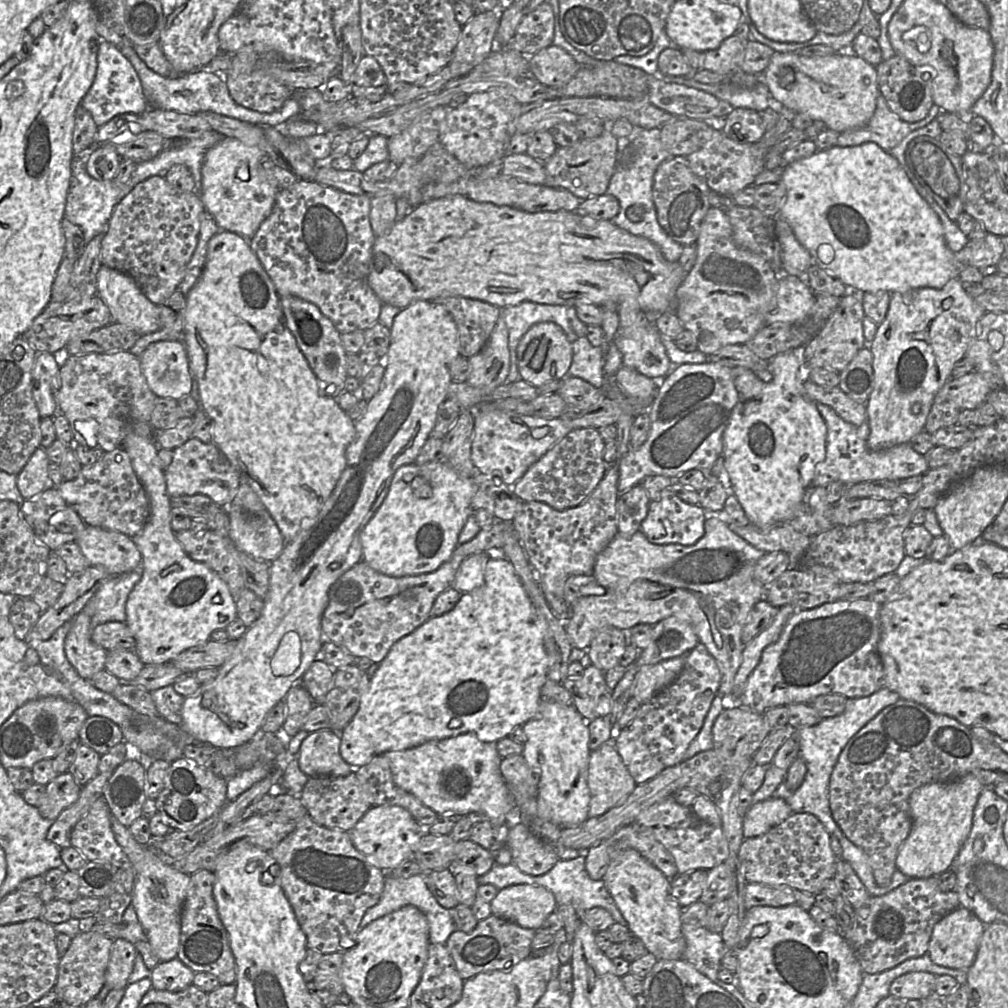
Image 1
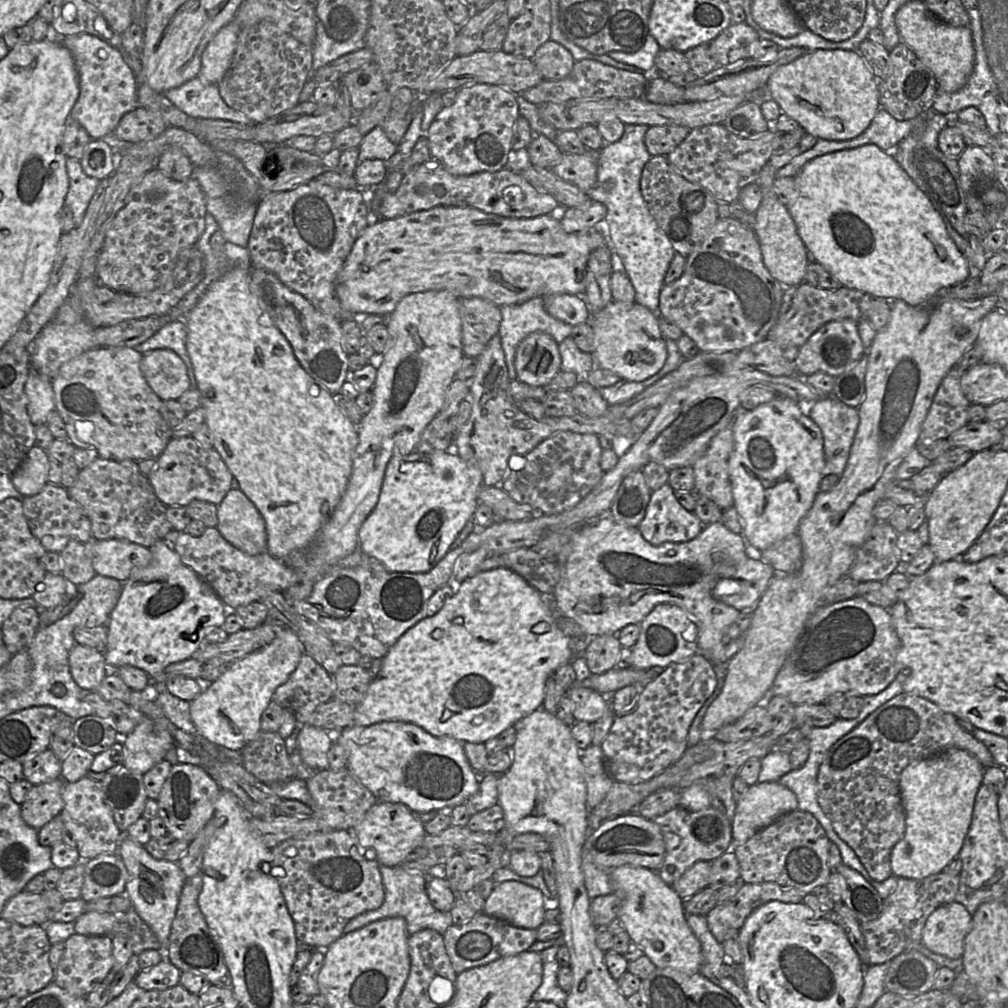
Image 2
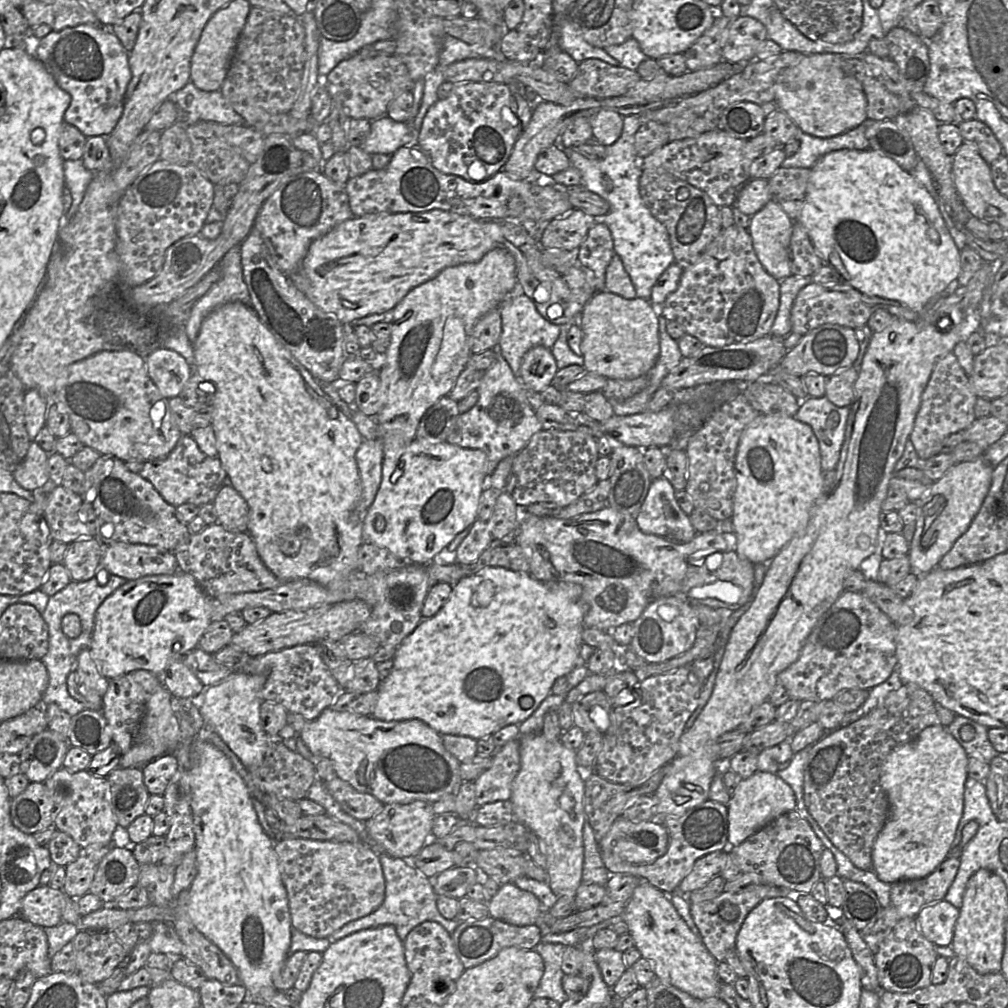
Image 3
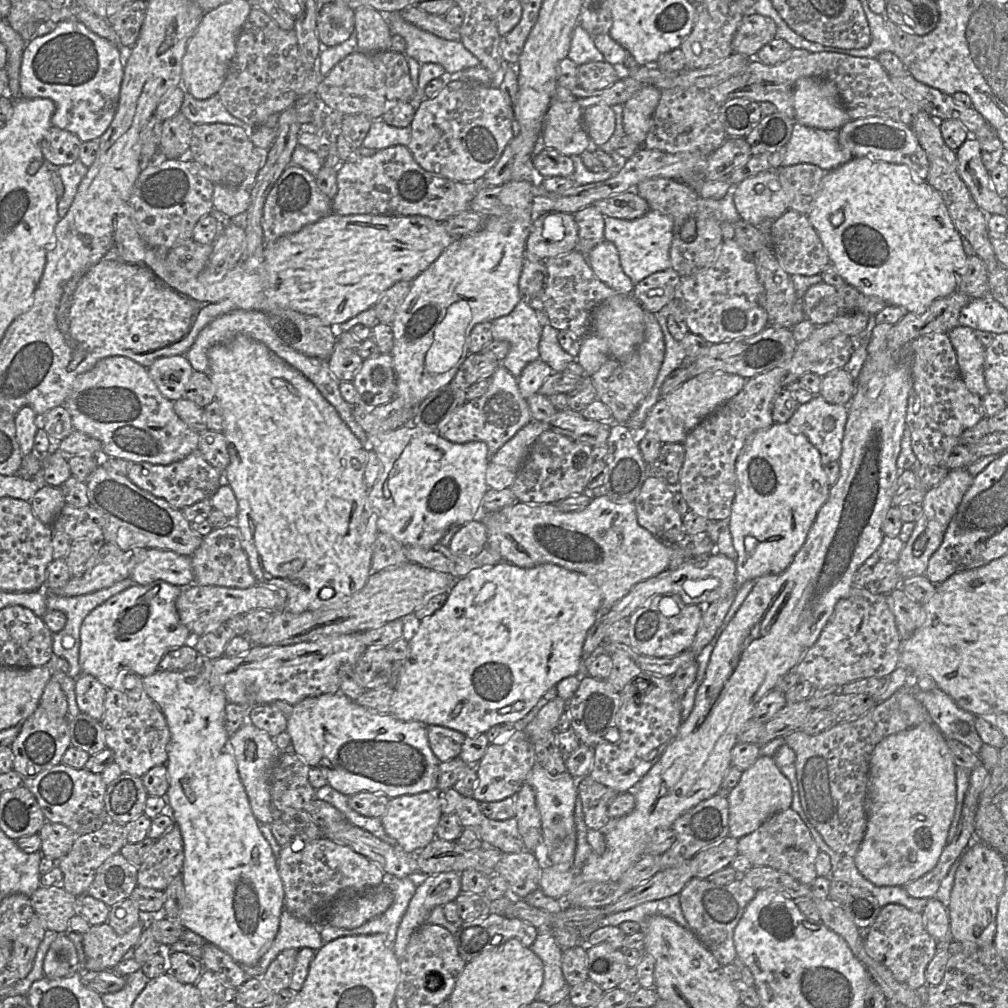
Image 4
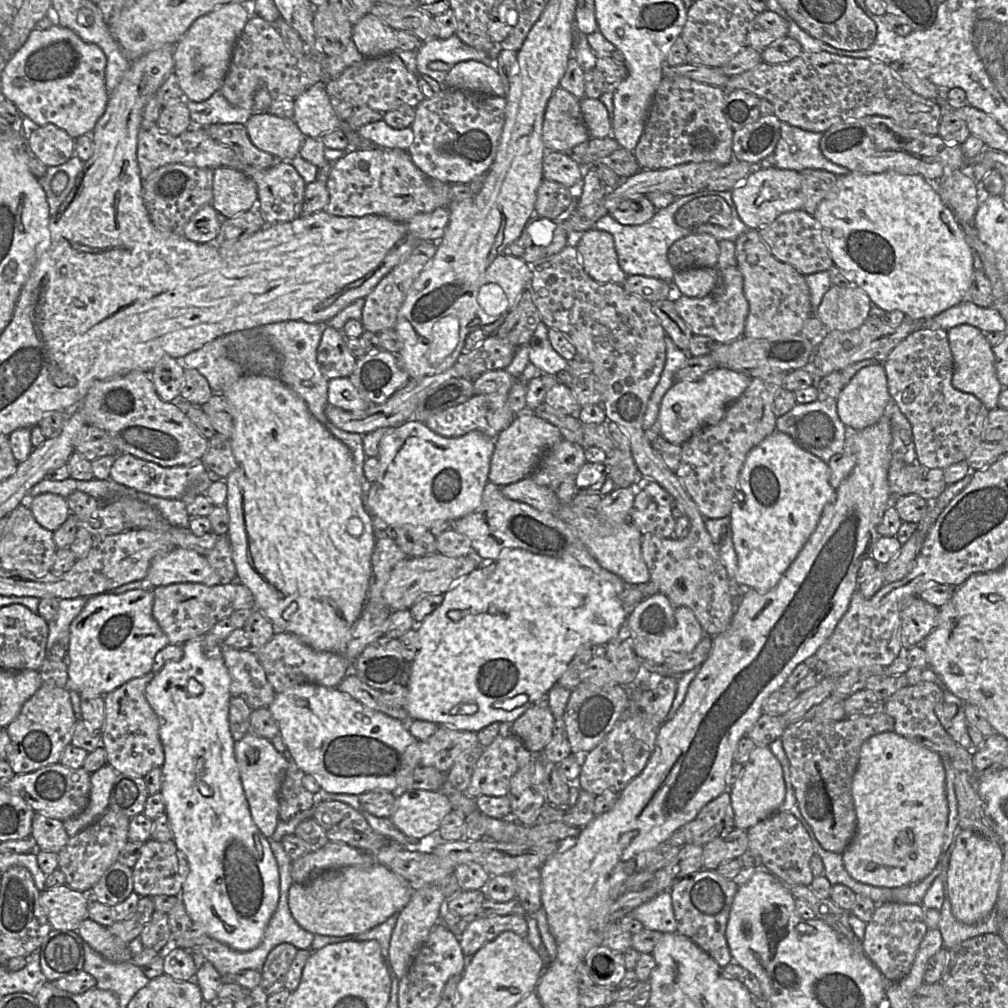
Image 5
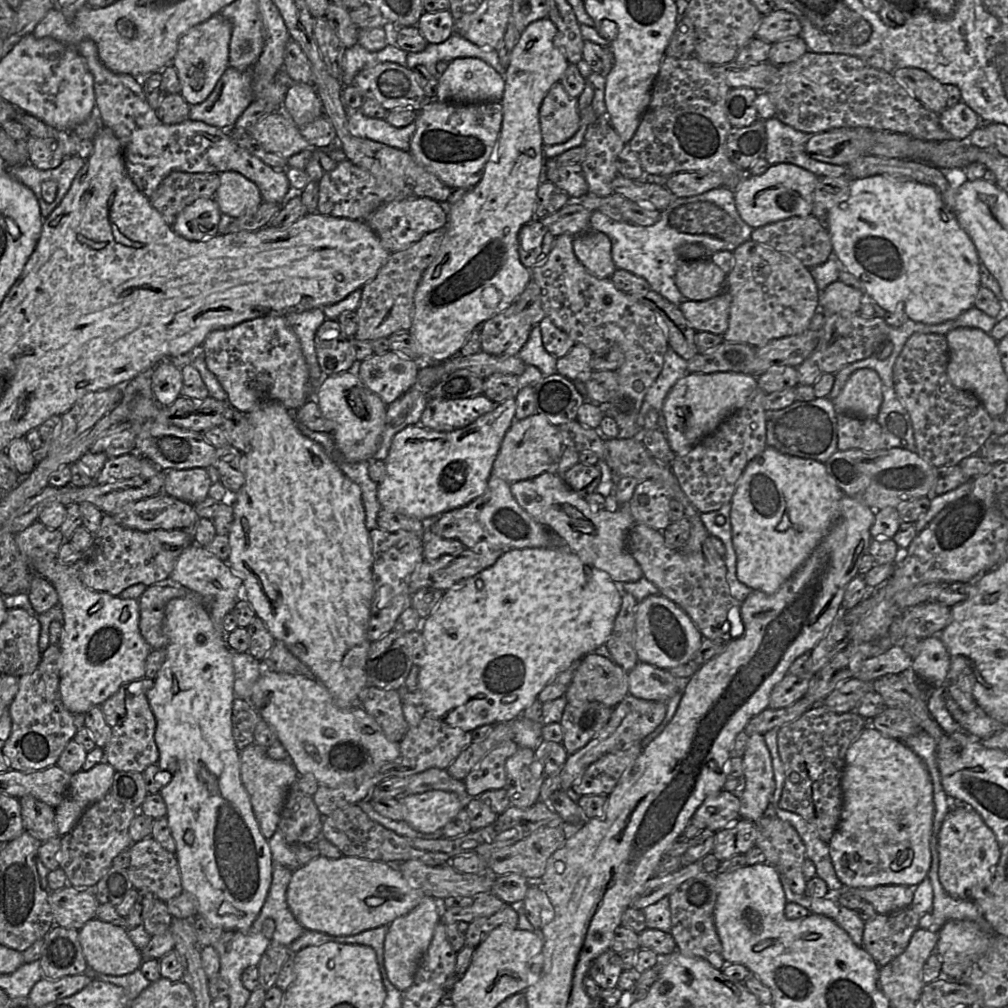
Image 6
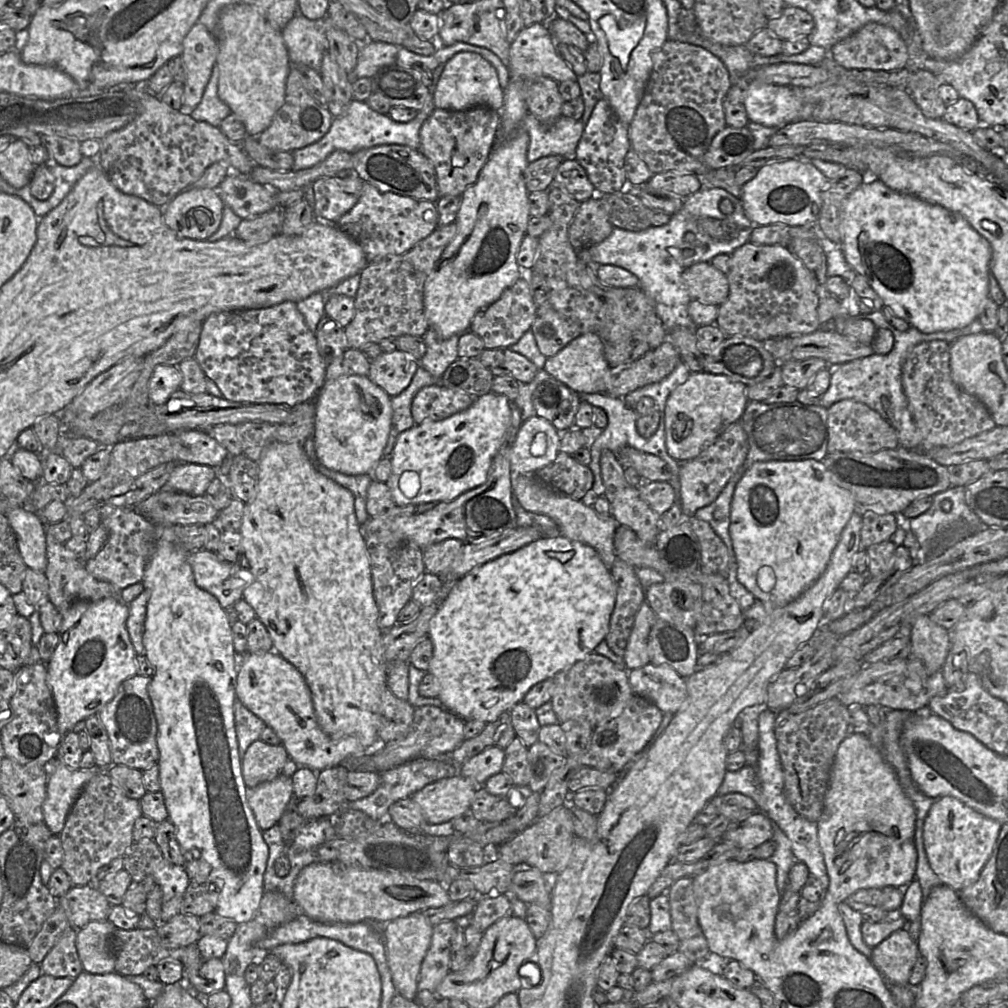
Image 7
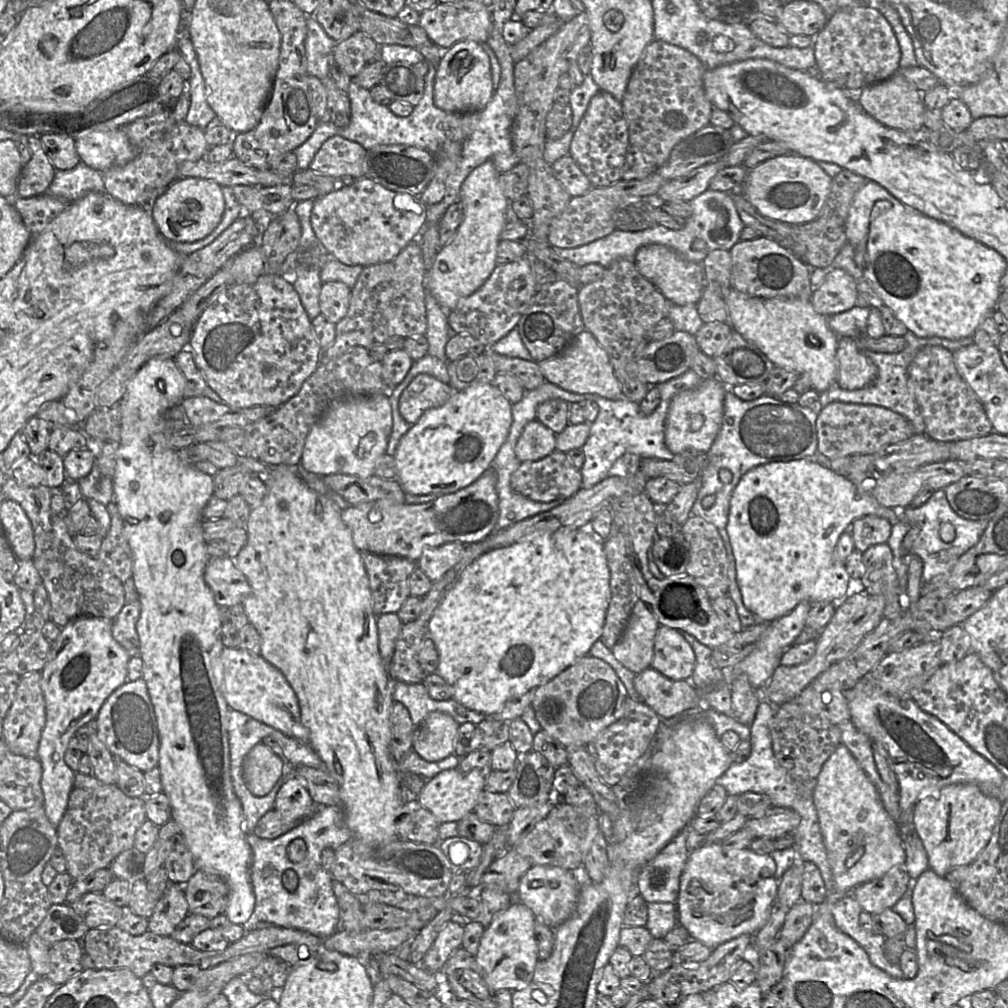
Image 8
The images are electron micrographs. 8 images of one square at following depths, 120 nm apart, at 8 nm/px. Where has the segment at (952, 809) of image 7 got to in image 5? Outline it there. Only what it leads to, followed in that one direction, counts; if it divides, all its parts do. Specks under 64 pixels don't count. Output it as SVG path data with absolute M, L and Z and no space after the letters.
M959 830L955 836L944 882L954 917L968 925L975 924L995 909L1000 888L1003 853L1000 843L969 830Z

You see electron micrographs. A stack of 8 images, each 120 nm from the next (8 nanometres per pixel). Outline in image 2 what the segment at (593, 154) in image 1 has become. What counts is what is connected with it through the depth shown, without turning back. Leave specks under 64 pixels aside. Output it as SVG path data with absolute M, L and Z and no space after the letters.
M587 149L583 154L563 154L551 170L588 194L597 182L598 153L599 150Z

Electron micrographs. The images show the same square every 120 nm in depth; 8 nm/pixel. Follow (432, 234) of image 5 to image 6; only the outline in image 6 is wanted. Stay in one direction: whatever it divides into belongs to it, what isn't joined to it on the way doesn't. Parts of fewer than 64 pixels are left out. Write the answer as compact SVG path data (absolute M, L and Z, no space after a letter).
M409 196L382 204L364 220L390 253L402 251L421 240L426 234L445 228L448 214L443 205L431 198Z

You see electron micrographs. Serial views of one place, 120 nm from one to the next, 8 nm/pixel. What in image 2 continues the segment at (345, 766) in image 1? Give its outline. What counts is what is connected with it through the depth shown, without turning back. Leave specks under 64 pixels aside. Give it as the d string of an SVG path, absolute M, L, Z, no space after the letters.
M305 724L297 737L297 746L304 763L315 771L329 769L327 754L334 743L334 734Z

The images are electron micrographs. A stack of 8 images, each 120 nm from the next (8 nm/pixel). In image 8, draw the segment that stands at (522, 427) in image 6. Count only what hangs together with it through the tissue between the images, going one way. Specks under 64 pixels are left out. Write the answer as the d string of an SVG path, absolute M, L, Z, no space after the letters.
M537 419L528 422L518 438L515 453L520 462L536 461L556 448L556 434Z

